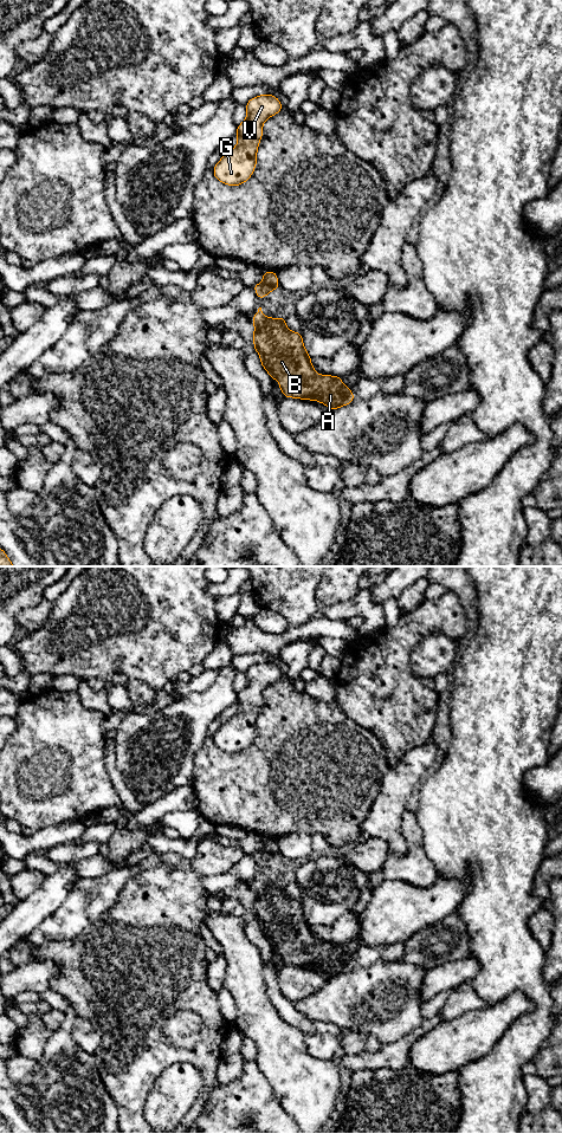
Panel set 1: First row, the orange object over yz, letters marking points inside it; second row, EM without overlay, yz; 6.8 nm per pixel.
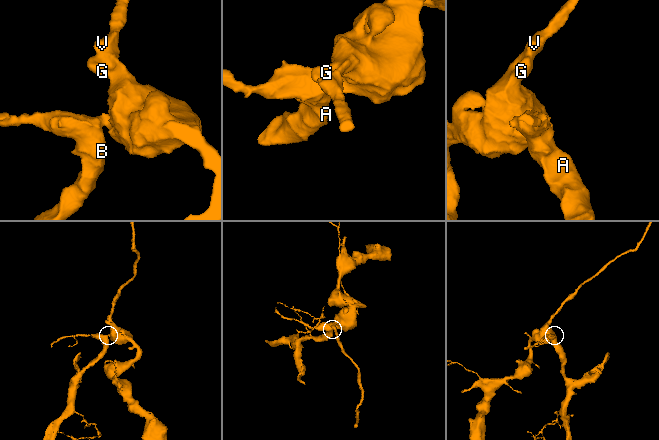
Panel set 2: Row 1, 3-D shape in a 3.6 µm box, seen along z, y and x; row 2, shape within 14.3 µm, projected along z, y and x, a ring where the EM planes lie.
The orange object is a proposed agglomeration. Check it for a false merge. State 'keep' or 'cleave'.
cleave

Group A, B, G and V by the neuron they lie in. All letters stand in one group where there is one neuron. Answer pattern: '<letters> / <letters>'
A B / G V

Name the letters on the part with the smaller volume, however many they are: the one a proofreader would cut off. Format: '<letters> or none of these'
A, B

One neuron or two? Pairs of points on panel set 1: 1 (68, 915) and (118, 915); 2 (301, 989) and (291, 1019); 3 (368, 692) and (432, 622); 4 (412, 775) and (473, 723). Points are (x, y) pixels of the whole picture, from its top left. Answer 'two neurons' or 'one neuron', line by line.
1: two neurons
2: two neurons
3: one neuron
4: two neurons

